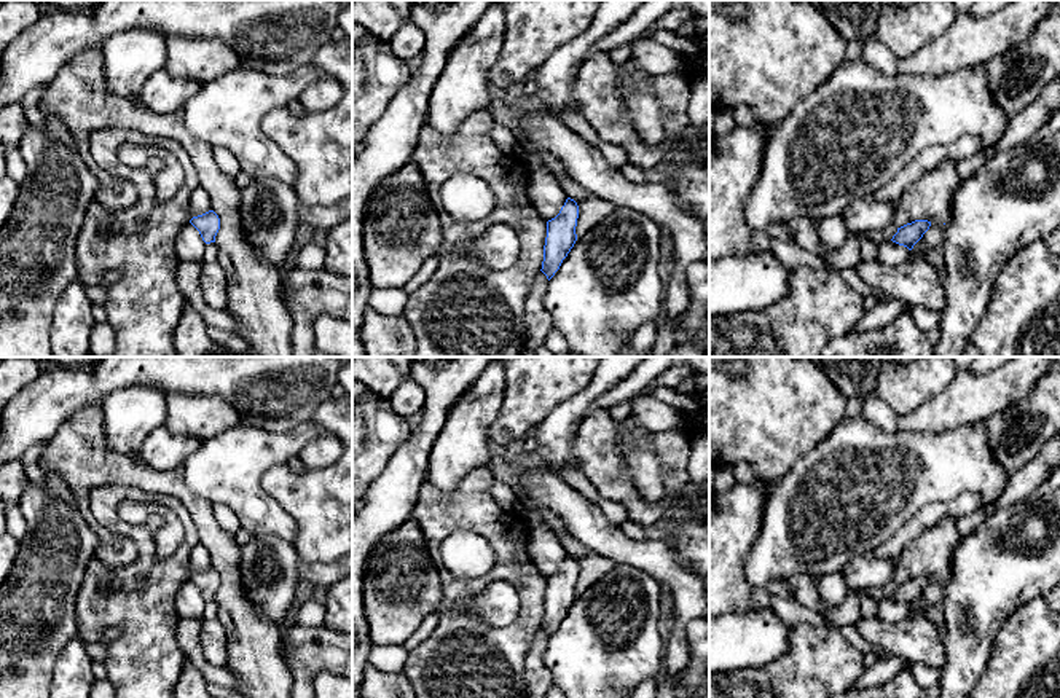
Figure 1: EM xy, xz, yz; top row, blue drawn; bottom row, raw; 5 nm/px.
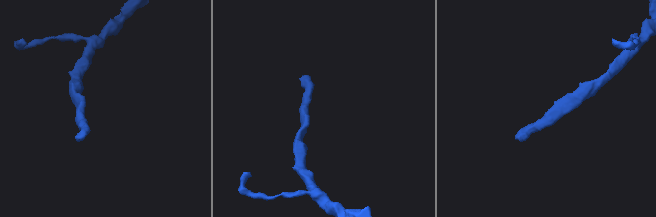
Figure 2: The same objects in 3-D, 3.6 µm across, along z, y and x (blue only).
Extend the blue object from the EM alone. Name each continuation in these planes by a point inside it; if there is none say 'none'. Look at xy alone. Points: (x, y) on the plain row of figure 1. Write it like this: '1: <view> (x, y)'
none

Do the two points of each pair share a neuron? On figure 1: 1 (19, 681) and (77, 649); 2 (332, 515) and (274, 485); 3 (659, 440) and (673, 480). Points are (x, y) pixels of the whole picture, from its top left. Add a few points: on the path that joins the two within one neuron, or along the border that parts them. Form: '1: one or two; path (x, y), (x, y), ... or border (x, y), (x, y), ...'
1: two; border (77, 635), (59, 655), (51, 681)
2: one; path (318, 501), (300, 494), (289, 494)
3: one; path (668, 450), (673, 454), (673, 470)

